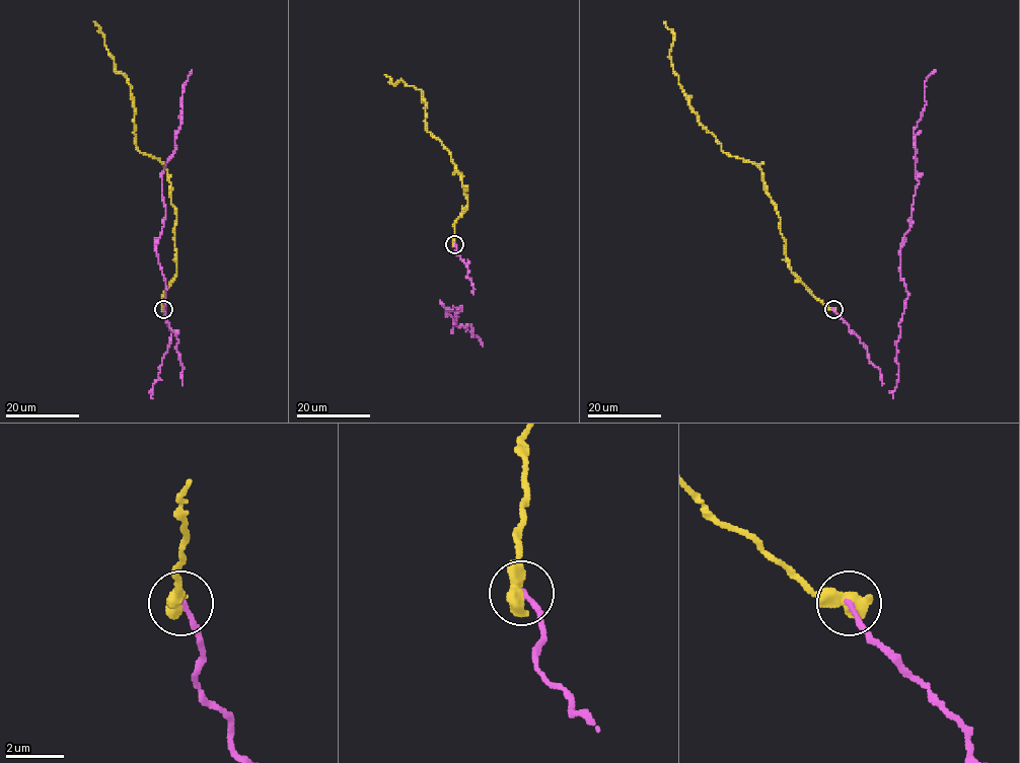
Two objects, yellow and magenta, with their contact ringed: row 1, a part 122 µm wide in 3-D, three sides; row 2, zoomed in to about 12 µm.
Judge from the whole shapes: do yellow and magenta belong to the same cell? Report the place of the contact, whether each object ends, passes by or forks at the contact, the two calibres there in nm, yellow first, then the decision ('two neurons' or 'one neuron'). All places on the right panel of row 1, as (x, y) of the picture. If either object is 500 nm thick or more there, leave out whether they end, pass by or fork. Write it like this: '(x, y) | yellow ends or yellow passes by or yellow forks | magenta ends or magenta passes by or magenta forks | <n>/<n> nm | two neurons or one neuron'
(833, 309) | 650/170 nm | one neuron

